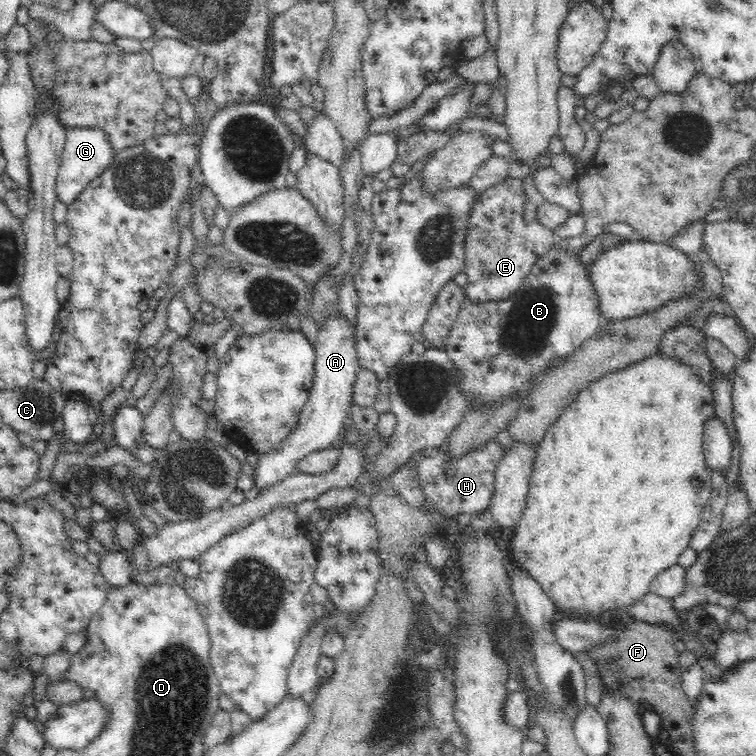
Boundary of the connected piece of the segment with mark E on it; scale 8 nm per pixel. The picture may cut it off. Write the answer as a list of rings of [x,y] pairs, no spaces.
[[[508,175],[504,180],[500,180],[490,188],[478,193],[476,200],[472,202],[470,222],[466,226],[466,236],[464,236],[464,266],[461,270],[467,276],[466,285],[463,288],[465,296],[472,302],[509,299],[524,284],[524,280],[534,263],[543,257],[556,242],[553,232],[537,219],[536,214],[531,221],[525,219],[524,205],[526,200],[522,178],[516,179]]]

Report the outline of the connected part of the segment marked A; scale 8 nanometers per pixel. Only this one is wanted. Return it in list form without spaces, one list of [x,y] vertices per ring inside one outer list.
[[[332,317],[332,320],[324,324],[324,328],[320,328],[316,338],[313,386],[297,425],[278,446],[256,456],[256,467],[250,468],[249,474],[252,475],[253,487],[258,489],[258,494],[266,487],[281,483],[281,480],[291,474],[298,473],[298,462],[324,448],[331,448],[334,442],[340,439],[343,423],[346,421],[346,412],[352,405],[353,387],[358,371],[352,328],[345,317]]]

